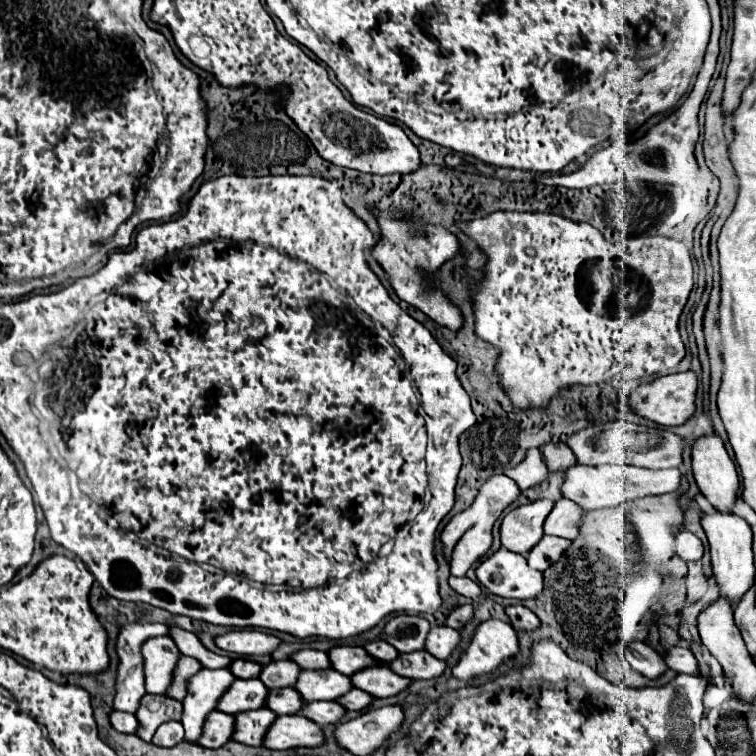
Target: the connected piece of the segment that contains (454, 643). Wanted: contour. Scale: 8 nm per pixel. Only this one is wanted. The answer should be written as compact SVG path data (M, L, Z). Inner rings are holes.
M437 626L437 628L431 628L425 650L429 654L441 658L441 660L447 660L459 644L461 644L461 632L459 630L453 630L449 626Z

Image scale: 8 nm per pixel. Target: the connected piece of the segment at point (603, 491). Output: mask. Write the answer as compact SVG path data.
M573 466L567 470L565 484L563 484L563 496L577 502L585 510L597 510L597 508L609 508L619 506L629 500L653 496L653 494L667 494L675 492L681 484L681 470L669 468L669 470L649 470L649 468L637 468L637 466Z

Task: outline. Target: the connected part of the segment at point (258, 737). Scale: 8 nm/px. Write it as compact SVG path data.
M259 708L253 712L237 714L233 740L239 740L239 742L251 744L251 746L261 746L263 734L269 732L269 724L273 724L273 718L277 718L277 714L269 712L269 708Z

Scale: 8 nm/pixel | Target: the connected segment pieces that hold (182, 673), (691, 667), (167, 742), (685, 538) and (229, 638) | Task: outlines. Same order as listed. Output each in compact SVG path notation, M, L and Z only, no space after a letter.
M181 656L177 668L175 668L175 678L173 682L189 682L191 676L195 676L195 672L199 672L203 666L199 664L199 660L189 658L189 656Z
M675 646L669 650L667 658L665 658L667 666L675 672L683 672L683 674L699 674L699 662L693 656L693 652L685 646Z
M167 722L167 724L161 724L161 728L157 728L153 736L153 744L171 748L183 740L183 734L185 730L181 728L181 722Z
M683 530L677 536L677 554L685 562L689 562L689 560L701 560L701 556L703 556L703 544L701 544L701 540L693 532Z
M231 630L223 636L217 636L215 644L239 656L265 656L273 654L279 648L281 640L261 630Z

